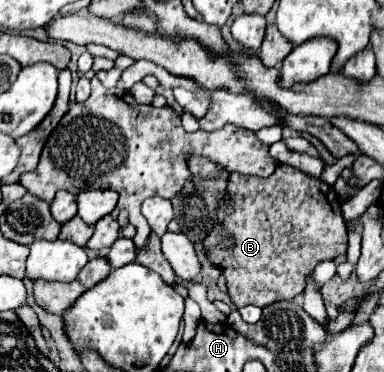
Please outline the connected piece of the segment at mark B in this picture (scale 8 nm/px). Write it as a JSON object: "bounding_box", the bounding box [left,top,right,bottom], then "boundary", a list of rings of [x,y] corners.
{"bounding_box":[204,165,348,309],"boundary":[[[278,165],[276,171],[266,179],[232,173],[226,195],[228,199],[218,213],[216,225],[208,231],[204,247],[210,253],[212,263],[222,269],[228,283],[228,293],[238,309],[244,305],[266,307],[276,301],[294,299],[302,293],[306,275],[312,273],[320,261],[332,261],[348,251],[348,231],[338,195],[334,187],[322,179],[310,177],[290,165]]]}

